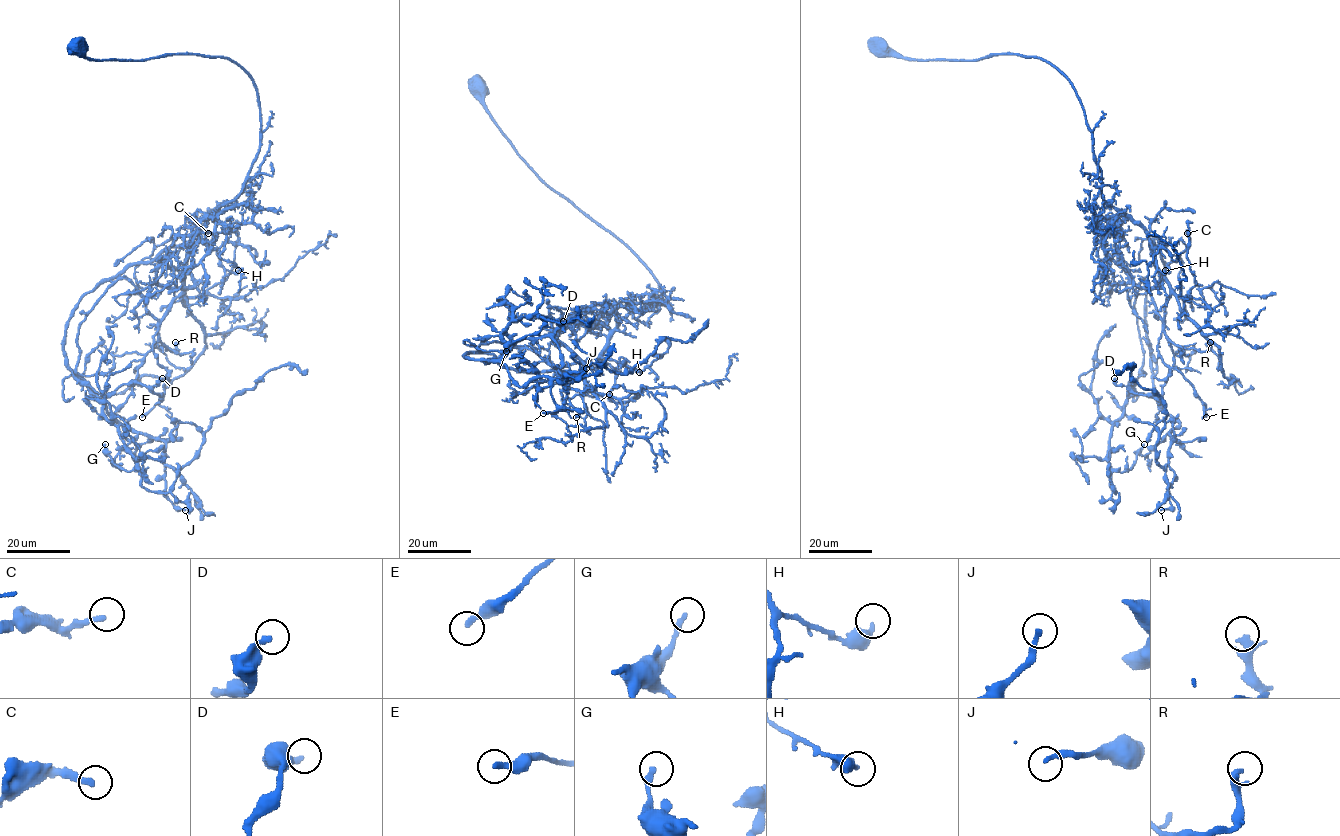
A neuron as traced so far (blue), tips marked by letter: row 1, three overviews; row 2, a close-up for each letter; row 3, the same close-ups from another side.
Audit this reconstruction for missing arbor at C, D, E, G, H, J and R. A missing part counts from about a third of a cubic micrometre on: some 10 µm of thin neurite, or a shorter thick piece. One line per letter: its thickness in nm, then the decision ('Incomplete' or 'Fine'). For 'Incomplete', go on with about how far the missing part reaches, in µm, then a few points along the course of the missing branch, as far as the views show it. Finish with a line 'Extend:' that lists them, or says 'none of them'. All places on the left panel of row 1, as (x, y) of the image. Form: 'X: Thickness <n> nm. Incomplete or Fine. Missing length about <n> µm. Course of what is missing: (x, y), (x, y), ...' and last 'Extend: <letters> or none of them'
C: Thickness 240 nm. Incomplete. Missing length about 6 µm. Course of what is missing: (208, 233), (217, 232), (220, 225)
D: Thickness 240 nm. Fine
E: Thickness 260 nm. Incomplete. Missing length about 15 µm
G: Thickness 240 nm. Fine
H: Thickness 360 nm. Fine
J: Thickness 220 nm. Fine
R: Thickness 260 nm. Fine
Extend: C, E

